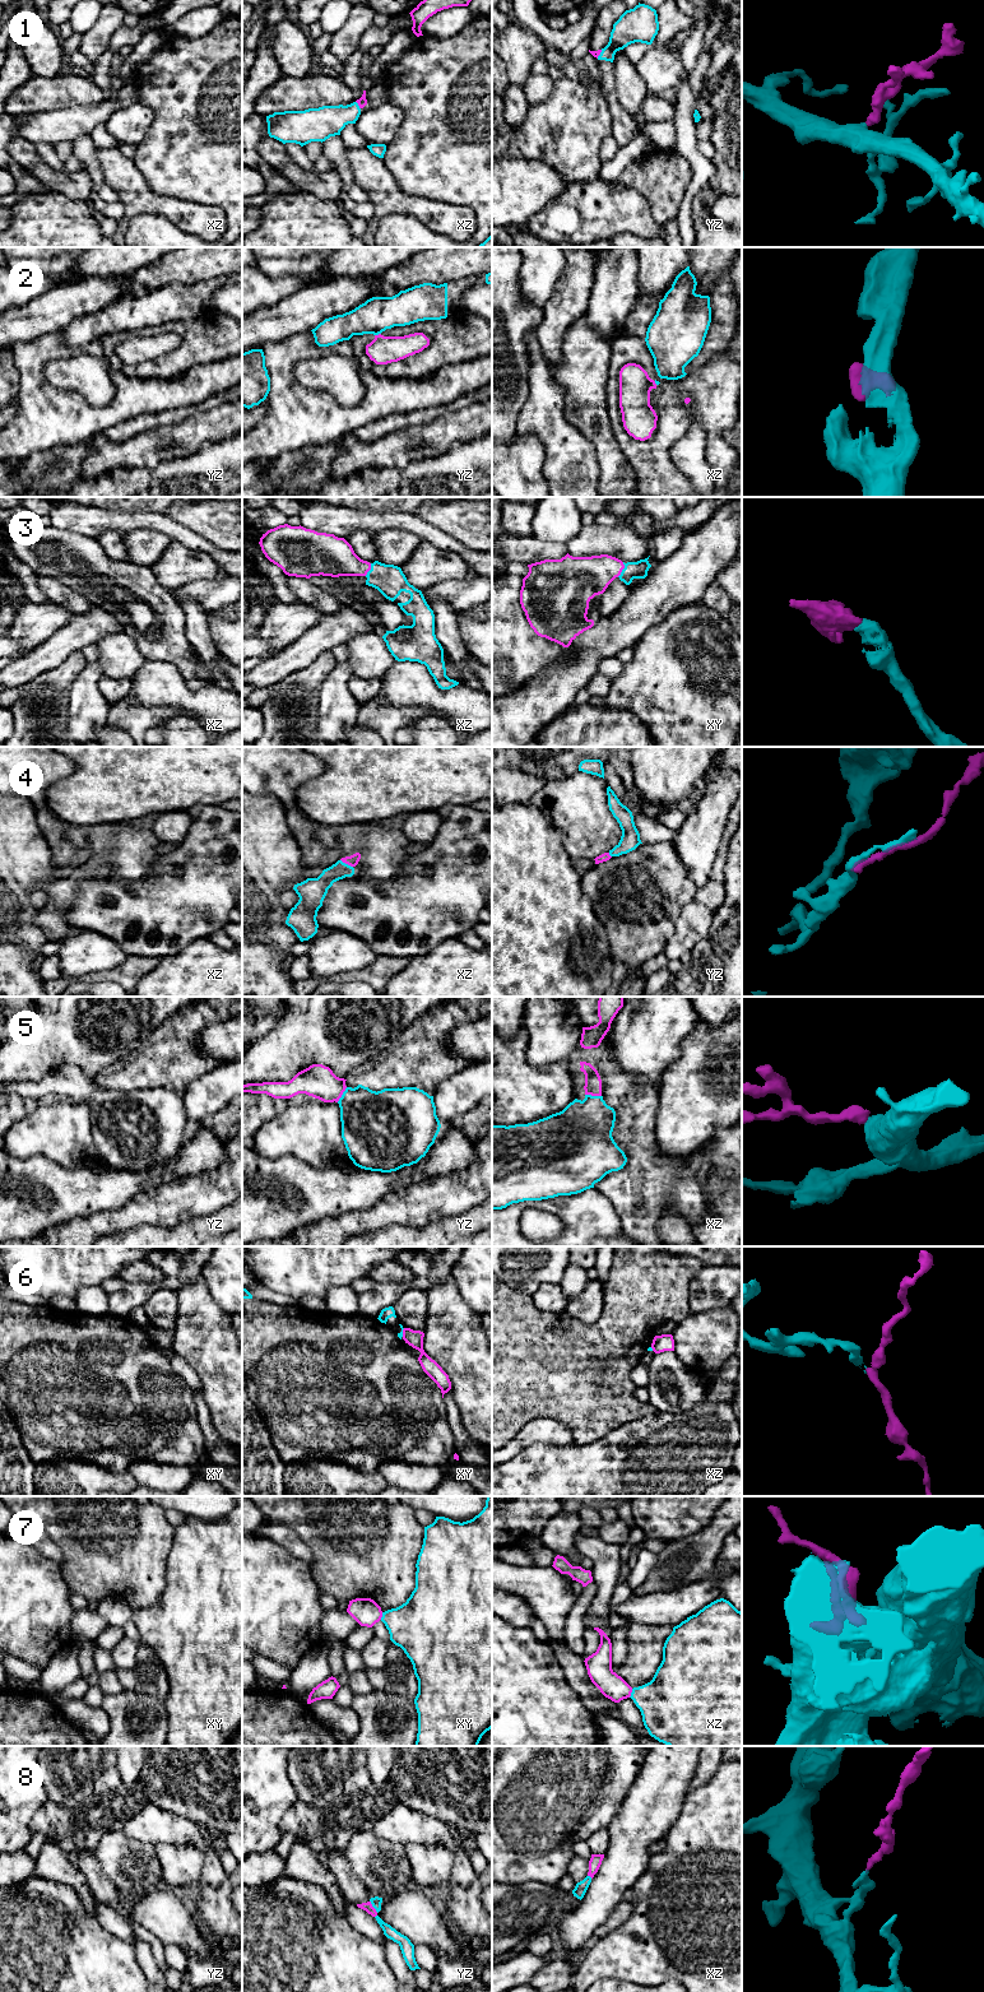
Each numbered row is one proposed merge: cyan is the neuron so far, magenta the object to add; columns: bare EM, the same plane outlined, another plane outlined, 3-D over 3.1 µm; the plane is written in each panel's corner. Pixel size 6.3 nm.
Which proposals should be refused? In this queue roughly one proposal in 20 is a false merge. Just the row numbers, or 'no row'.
no row

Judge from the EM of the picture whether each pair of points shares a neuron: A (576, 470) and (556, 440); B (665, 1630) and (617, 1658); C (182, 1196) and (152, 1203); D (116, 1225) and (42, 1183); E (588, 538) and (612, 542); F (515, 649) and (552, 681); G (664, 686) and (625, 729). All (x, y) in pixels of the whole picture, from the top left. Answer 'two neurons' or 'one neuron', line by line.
A: one neuron
B: two neurons
C: one neuron
D: two neurons
E: one neuron
F: two neurons
G: two neurons

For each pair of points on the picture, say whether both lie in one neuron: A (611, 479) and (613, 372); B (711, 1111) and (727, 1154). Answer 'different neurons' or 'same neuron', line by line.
A: different neurons
B: different neurons

